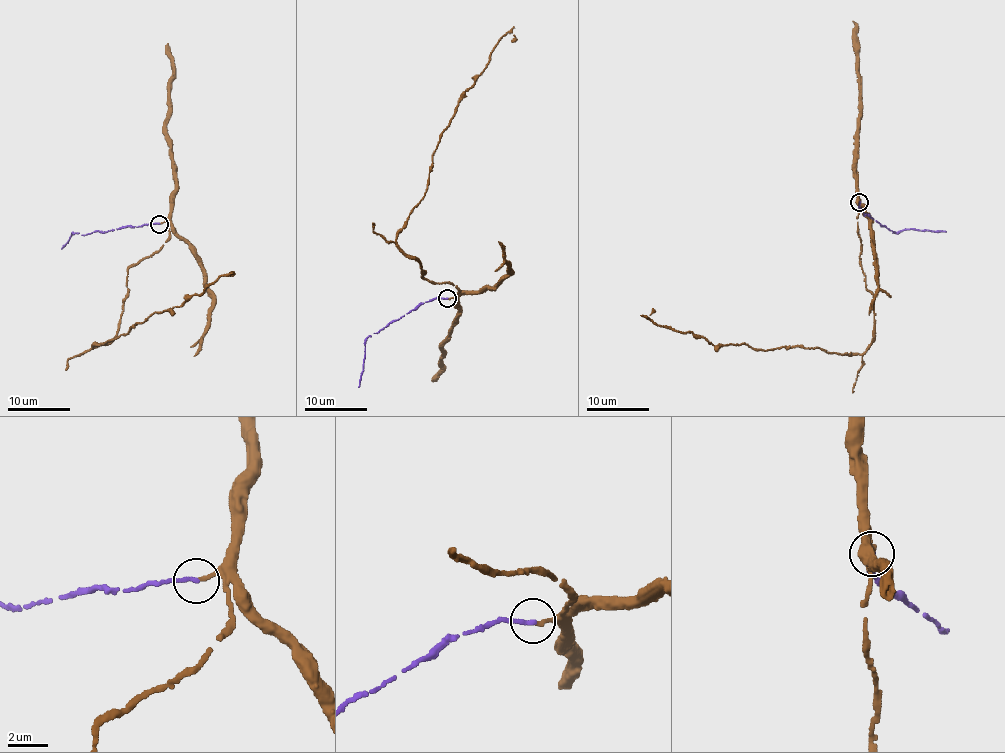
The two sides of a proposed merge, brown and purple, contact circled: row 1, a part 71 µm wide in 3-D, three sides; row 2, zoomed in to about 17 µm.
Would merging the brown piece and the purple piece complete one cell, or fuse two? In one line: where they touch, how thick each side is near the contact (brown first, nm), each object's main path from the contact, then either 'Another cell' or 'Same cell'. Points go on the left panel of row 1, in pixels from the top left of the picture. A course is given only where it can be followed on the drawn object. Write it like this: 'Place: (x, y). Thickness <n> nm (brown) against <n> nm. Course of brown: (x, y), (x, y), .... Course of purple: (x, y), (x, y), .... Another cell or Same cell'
Place: (159, 224). Thickness 220 nm (brown) against 260 nm. Course of brown: (159, 223), (167, 224), (168, 241), (127, 271), (118, 332), (91, 346), (127, 335), (229, 272). Course of purple: (159, 224), (97, 230), (85, 234), (73, 232), (62, 248). Same cell

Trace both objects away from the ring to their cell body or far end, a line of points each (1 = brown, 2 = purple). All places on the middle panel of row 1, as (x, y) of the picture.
1: (447, 299), (458, 289), (422, 278), (395, 235), (462, 93), (498, 40), (508, 32), (511, 42)
2: (447, 298), (421, 302), (369, 336), (366, 340), (359, 387)

